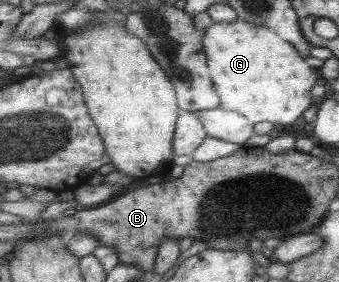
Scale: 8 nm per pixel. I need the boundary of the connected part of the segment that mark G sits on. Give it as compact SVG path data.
M238 17L232 22L210 21L202 34L202 46L220 109L238 113L252 124L266 121L280 128L294 124L310 107L310 88L320 78L317 69L308 66L295 47L277 37L269 28L254 26Z

